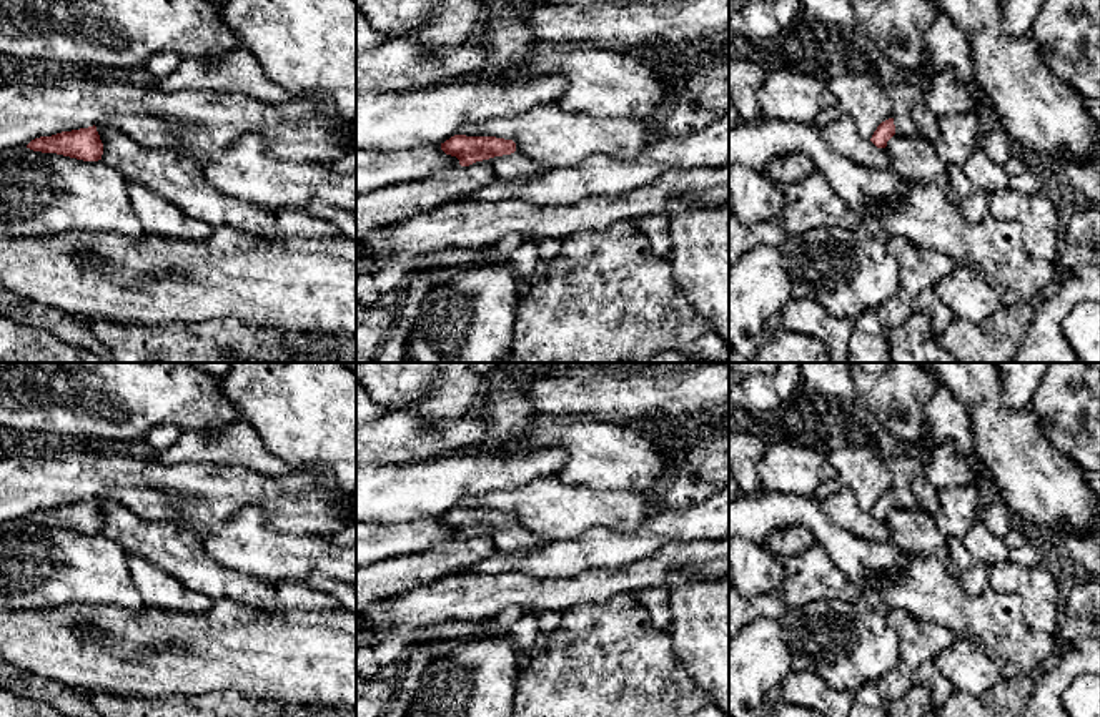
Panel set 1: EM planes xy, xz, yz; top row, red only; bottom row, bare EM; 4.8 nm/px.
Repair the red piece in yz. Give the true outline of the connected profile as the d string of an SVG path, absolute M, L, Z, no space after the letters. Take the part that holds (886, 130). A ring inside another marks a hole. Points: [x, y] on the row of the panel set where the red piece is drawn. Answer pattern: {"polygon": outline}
{"polygon": "M902 111L894 113L889 120L882 121L874 131L870 141L877 148L885 148L887 141L894 136L917 136L920 131L914 125L914 121Z"}

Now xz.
{"polygon": "M454 135L441 143L441 150L456 156L461 166L486 160L496 176L508 180L534 178L546 170L519 153L513 140L496 136Z"}

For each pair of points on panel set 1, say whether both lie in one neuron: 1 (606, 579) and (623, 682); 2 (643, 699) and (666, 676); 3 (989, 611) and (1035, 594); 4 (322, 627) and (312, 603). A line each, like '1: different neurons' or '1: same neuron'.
1: different neurons
2: same neuron
3: different neurons
4: different neurons

